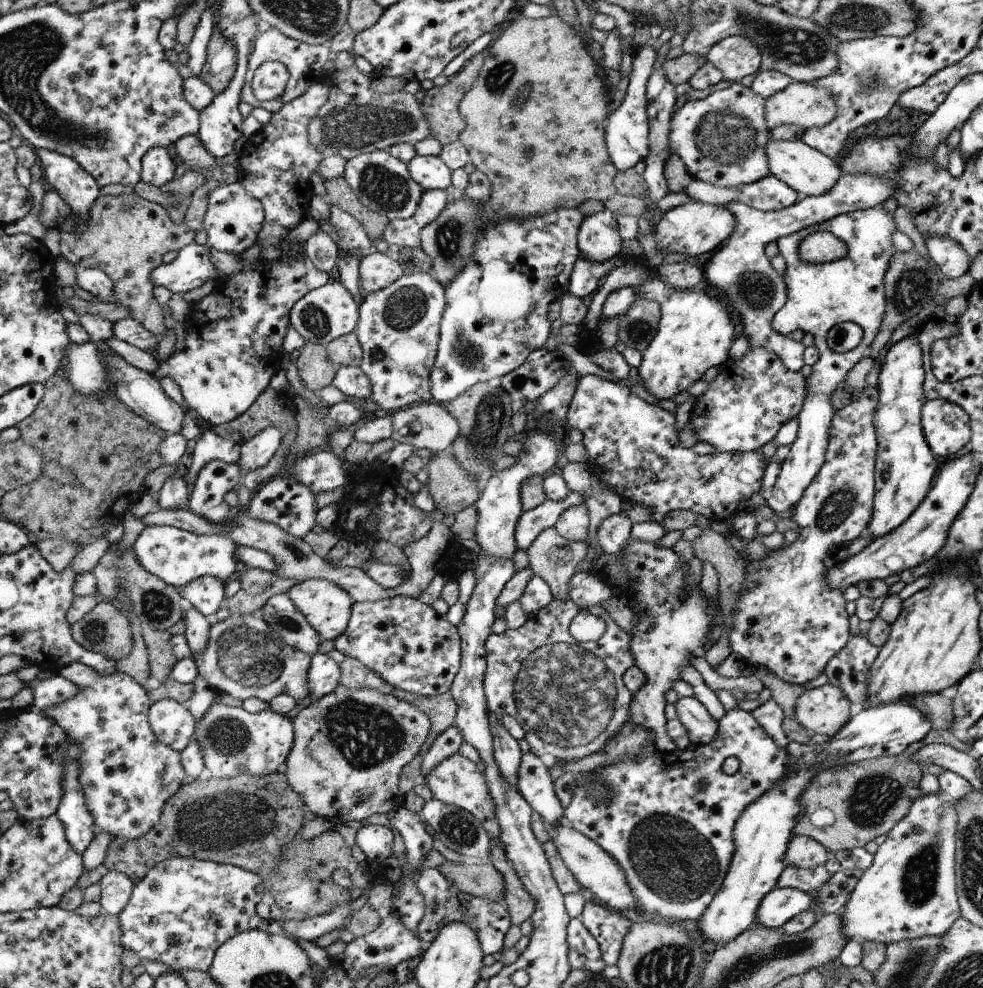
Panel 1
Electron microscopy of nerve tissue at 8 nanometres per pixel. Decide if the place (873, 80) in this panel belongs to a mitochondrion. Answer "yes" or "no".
yes

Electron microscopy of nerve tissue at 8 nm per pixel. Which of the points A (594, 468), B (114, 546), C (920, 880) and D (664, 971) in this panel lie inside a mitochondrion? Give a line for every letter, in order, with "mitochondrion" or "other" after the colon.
A: other
B: other
C: mitochondrion
D: mitochondrion

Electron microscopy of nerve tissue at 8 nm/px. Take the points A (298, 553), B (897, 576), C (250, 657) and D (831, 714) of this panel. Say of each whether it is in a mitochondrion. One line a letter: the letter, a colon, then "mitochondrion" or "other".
A: mitochondrion
B: other
C: mitochondrion
D: other

